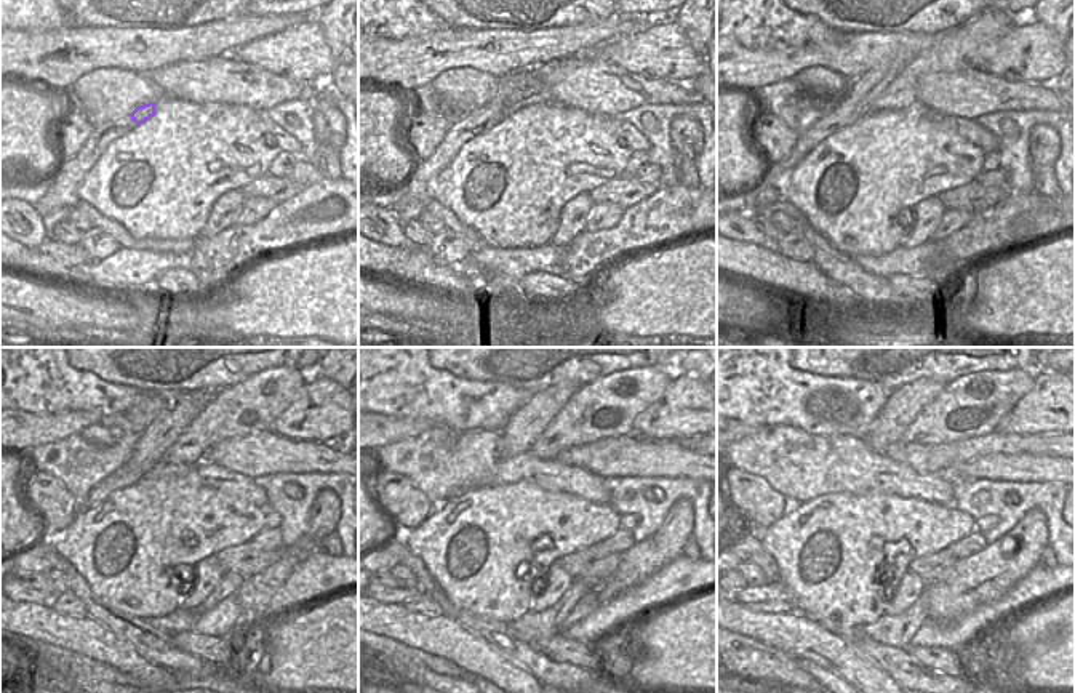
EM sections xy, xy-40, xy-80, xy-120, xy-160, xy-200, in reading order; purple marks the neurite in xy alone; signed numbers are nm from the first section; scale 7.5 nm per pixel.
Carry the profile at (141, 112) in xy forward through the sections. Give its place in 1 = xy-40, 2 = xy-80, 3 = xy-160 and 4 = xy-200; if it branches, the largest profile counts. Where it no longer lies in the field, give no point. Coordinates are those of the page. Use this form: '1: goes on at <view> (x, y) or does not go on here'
1: goes on at xy-40 (536, 93)
2: goes on at xy-80 (973, 44)
3: goes on at xy-160 (607, 407)
4: goes on at xy-200 (971, 405)

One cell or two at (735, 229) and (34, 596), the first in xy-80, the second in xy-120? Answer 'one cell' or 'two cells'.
one cell

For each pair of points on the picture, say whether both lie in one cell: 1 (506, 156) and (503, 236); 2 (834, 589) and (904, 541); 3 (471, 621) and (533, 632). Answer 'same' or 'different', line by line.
1: same
2: same
3: different

